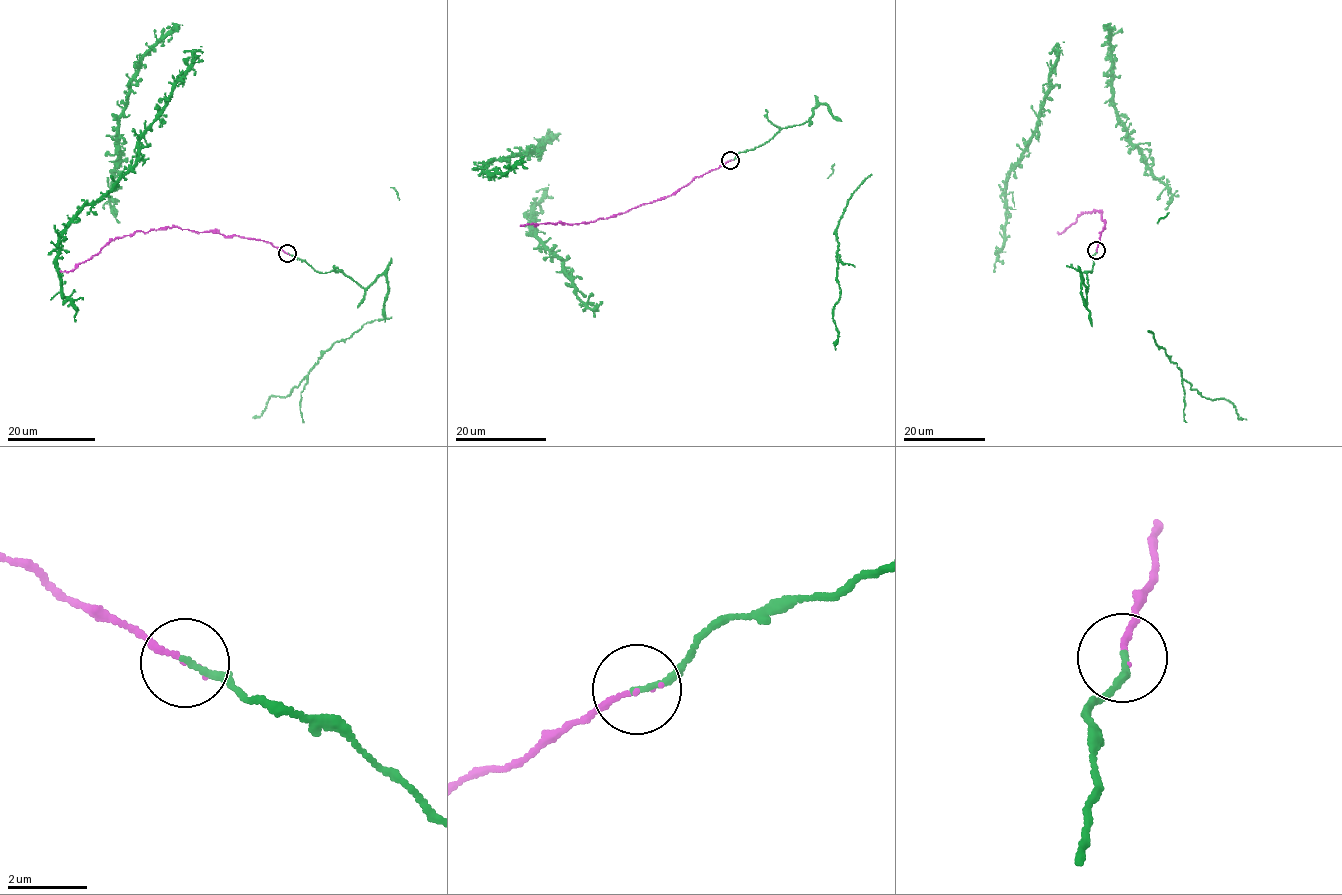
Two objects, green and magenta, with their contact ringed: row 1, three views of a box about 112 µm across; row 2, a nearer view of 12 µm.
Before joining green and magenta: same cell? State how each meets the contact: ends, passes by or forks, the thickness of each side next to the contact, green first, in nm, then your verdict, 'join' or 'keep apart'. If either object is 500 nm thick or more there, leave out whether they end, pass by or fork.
green ends | magenta ends | 160/120 nm | join

